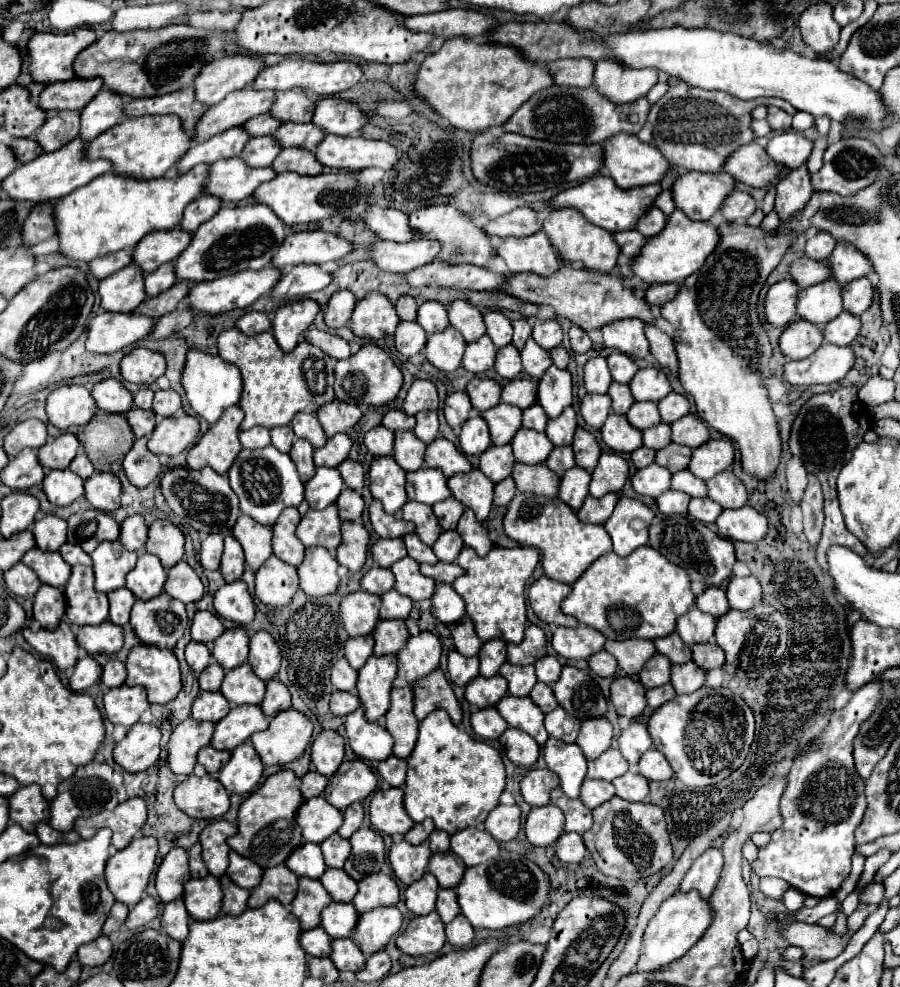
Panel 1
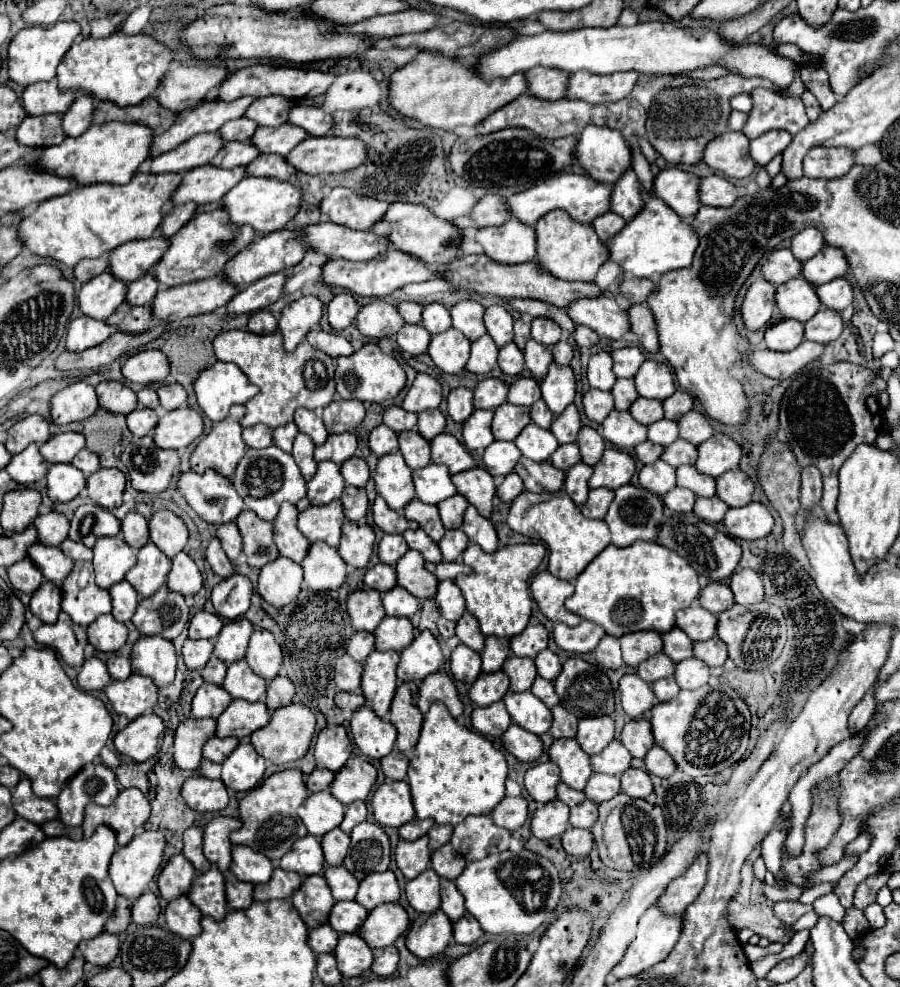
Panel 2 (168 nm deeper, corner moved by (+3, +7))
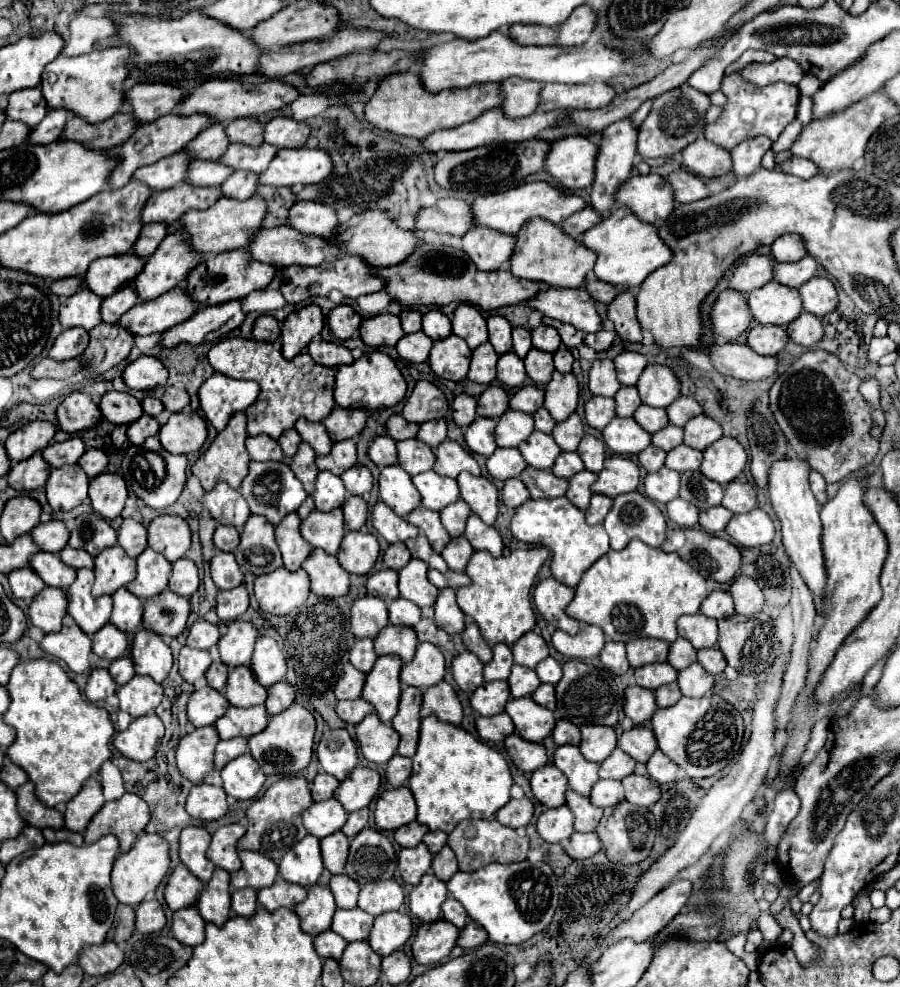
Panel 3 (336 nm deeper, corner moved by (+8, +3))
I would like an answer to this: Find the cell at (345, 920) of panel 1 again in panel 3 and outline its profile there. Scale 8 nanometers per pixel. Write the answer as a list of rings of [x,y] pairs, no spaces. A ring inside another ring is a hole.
[[[338,909],[332,919],[332,931],[340,933],[346,941],[366,941],[372,929],[374,917],[362,909]]]

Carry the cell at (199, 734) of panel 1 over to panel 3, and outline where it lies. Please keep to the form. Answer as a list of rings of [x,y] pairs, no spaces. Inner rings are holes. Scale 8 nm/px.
[[[200,727],[188,733],[176,751],[176,761],[180,773],[192,783],[200,785],[204,775],[214,769],[214,749],[220,741],[216,727]]]

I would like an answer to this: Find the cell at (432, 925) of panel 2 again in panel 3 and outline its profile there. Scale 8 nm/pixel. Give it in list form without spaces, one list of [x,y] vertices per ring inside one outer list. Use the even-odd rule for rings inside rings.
[[[444,919],[428,925],[428,929],[418,931],[414,939],[414,945],[412,945],[414,959],[422,965],[440,963],[454,949],[458,933],[460,929]]]

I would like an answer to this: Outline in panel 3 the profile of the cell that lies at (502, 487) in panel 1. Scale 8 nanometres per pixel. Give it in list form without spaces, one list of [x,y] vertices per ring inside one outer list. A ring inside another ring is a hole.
[[[508,479],[502,489],[502,501],[506,507],[520,507],[524,501],[530,499],[528,489],[520,479]]]

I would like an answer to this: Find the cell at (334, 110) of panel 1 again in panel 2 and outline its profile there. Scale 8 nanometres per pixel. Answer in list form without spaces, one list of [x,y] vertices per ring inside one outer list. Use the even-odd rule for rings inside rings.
[[[295,105],[291,109],[289,123],[307,129],[307,133],[315,135],[315,137],[329,135],[335,125],[331,113],[325,113],[323,109],[315,107],[315,105]]]

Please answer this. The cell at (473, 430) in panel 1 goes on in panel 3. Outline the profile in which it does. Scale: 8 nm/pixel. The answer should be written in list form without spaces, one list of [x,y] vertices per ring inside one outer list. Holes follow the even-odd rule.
[[[478,417],[464,433],[466,445],[472,453],[490,457],[496,451],[496,441],[494,441],[494,429],[496,429],[496,421],[494,419],[486,419],[486,417]]]

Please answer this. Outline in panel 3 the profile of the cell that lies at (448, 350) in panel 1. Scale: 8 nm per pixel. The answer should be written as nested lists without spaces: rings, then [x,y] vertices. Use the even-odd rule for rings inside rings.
[[[450,335],[446,339],[434,341],[430,351],[430,367],[432,371],[448,381],[462,381],[468,375],[472,359],[472,349],[464,339]]]

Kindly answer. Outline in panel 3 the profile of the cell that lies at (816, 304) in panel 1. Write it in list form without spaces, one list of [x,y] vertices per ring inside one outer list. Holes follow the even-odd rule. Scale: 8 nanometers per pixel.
[[[768,281],[766,285],[750,291],[748,305],[754,319],[762,325],[788,325],[802,311],[796,289],[788,289],[776,281]]]

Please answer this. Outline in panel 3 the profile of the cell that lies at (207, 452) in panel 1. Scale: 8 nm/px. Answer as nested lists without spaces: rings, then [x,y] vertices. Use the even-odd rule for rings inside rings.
[[[240,411],[240,413],[236,413],[232,417],[228,427],[216,435],[212,445],[192,465],[192,473],[200,479],[204,491],[210,491],[218,481],[224,481],[234,489],[240,487],[240,483],[248,475],[248,463],[250,463],[250,455],[248,455],[248,451],[244,447],[244,441],[246,441],[246,413]]]

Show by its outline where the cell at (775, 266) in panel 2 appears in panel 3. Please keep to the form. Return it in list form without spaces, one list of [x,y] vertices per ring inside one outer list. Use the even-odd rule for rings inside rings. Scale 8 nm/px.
[[[748,253],[742,257],[742,261],[736,265],[736,271],[730,279],[730,289],[748,293],[768,281],[772,281],[772,257]]]

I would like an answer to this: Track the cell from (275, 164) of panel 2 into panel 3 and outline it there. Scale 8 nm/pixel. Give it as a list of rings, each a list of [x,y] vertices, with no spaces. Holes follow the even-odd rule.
[[[234,171],[224,185],[220,185],[220,191],[224,197],[232,197],[238,201],[250,199],[256,193],[256,173],[244,173],[244,171]]]

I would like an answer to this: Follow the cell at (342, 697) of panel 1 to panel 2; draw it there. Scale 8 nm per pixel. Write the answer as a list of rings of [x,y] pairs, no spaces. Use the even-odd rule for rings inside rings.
[[[339,691],[335,695],[335,705],[339,709],[349,709],[349,711],[355,711],[357,707],[361,707],[361,703],[365,703],[365,697],[361,693],[343,693]]]

